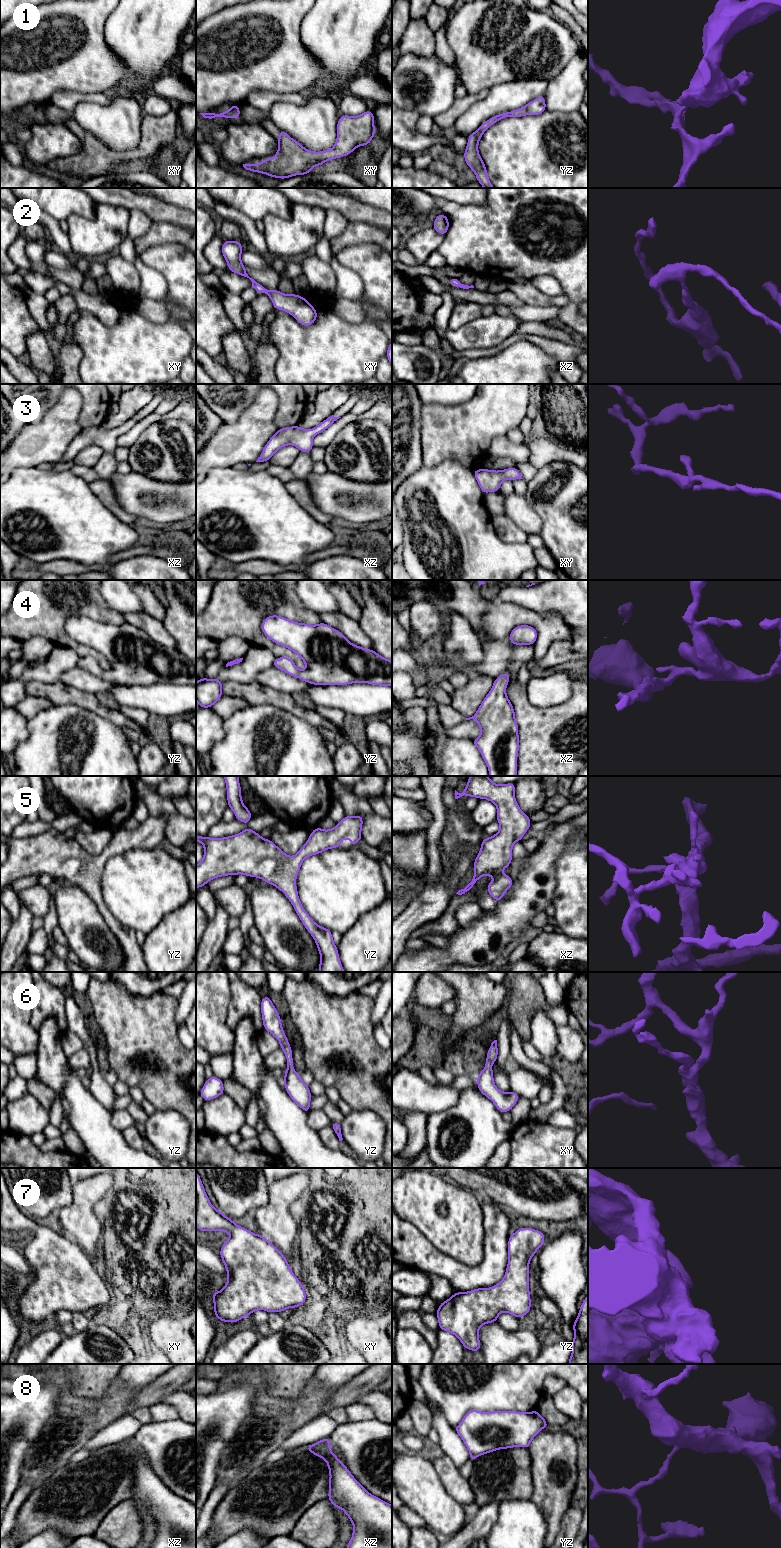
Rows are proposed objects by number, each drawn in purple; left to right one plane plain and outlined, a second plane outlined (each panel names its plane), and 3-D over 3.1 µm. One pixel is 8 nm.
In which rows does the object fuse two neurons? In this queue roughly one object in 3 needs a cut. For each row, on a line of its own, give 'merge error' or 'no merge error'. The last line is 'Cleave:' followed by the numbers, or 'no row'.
1: no merge error
2: no merge error
3: no merge error
4: no merge error
5: no merge error
6: no merge error
7: no merge error
8: merge error
Cleave: 8

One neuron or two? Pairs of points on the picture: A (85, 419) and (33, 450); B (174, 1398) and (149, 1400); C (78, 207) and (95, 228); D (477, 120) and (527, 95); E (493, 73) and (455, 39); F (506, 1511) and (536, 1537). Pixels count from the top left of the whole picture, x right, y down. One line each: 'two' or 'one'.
A: two
B: two
C: two
D: one
E: one
F: one

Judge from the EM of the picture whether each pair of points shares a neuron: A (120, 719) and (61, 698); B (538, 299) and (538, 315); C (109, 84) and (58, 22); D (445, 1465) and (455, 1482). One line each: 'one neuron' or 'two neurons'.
A: one neuron
B: two neurons
C: one neuron
D: one neuron

